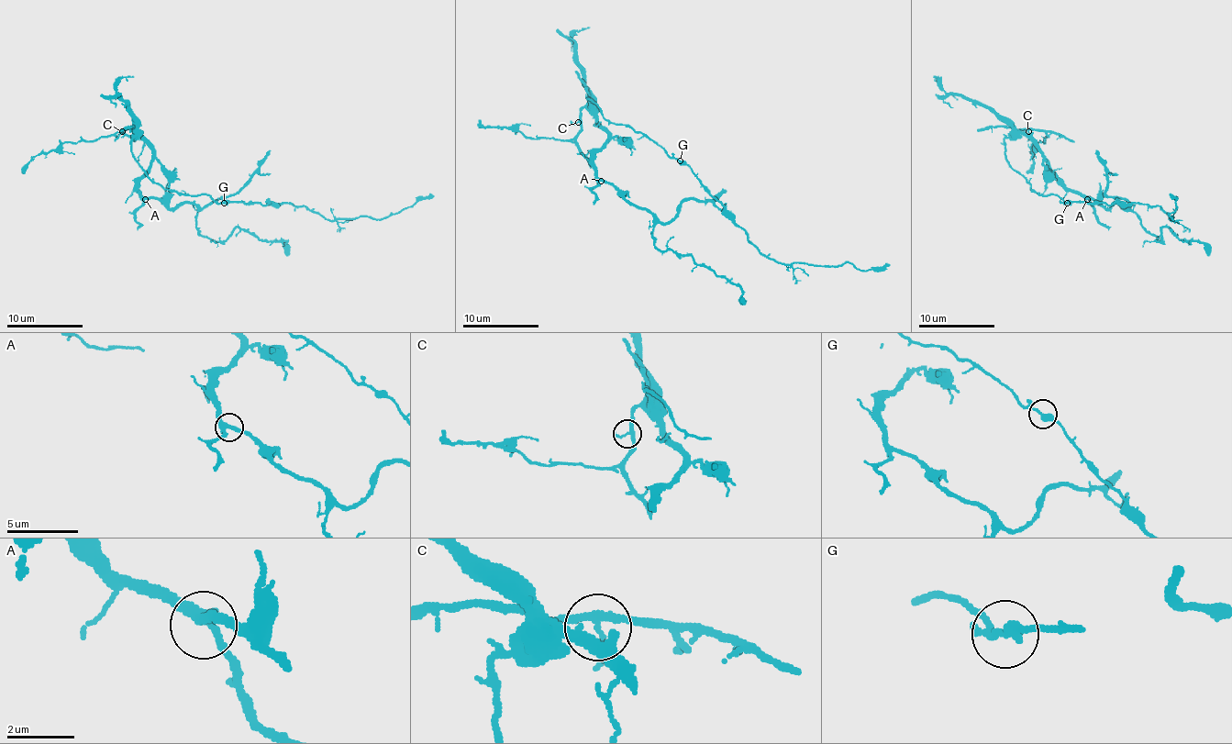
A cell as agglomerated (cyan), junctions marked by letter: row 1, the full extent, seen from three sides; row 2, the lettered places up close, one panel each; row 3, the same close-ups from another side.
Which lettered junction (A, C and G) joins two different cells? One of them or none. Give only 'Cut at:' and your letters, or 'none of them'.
Cut at: C

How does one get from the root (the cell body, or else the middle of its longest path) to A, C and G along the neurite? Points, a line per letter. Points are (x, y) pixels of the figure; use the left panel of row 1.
A: (138, 163), (132, 151), (132, 140), (138, 135), (151, 149), (149, 171), (138, 183), (138, 192), (145, 199)
C: (138, 163), (132, 151), (134, 133), (130, 128), (122, 130)
G: (138, 163), (155, 183), (168, 190), (189, 195), (208, 194), (216, 202), (224, 204)

